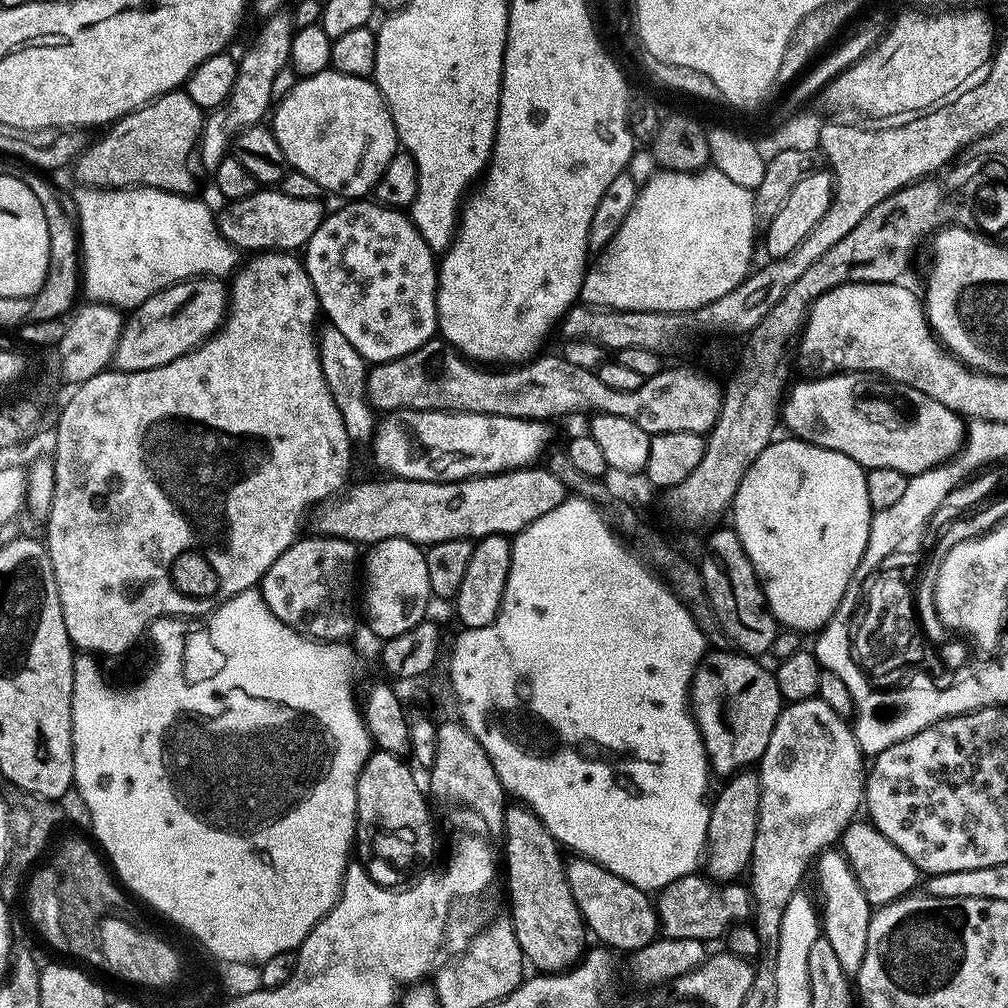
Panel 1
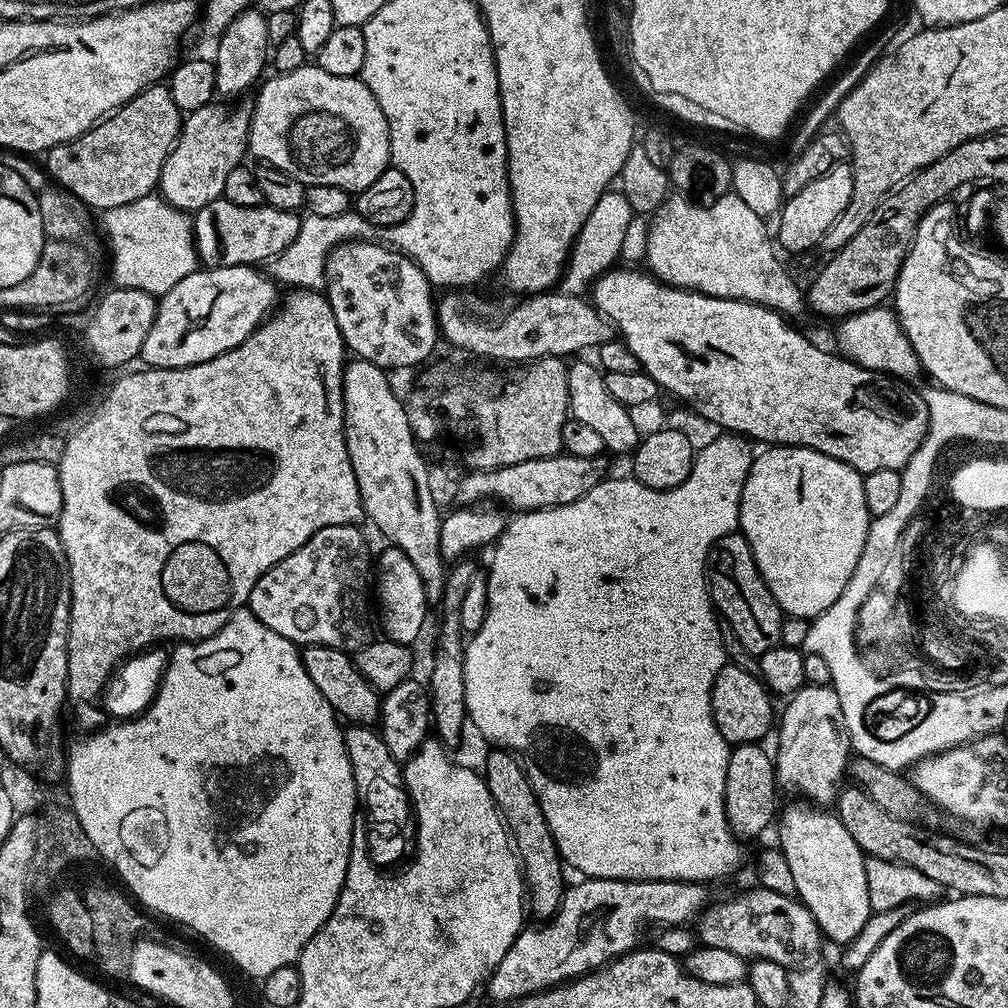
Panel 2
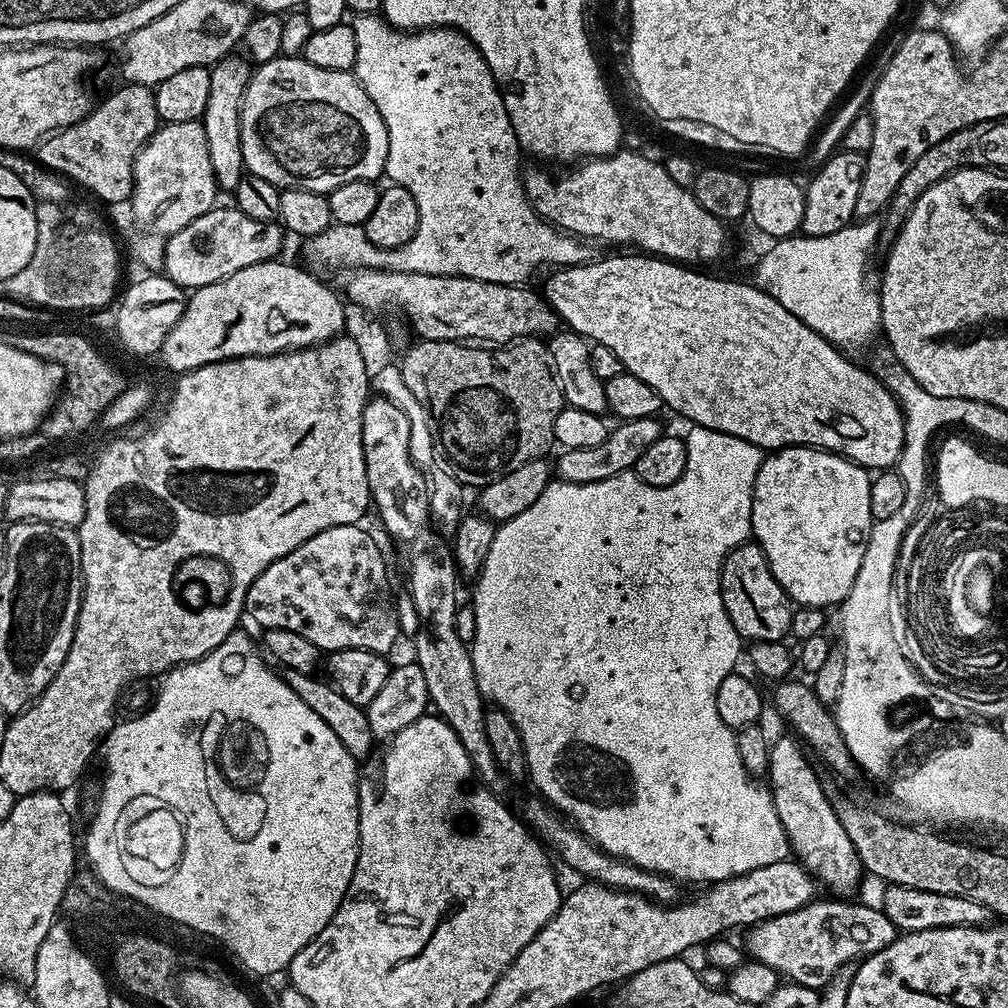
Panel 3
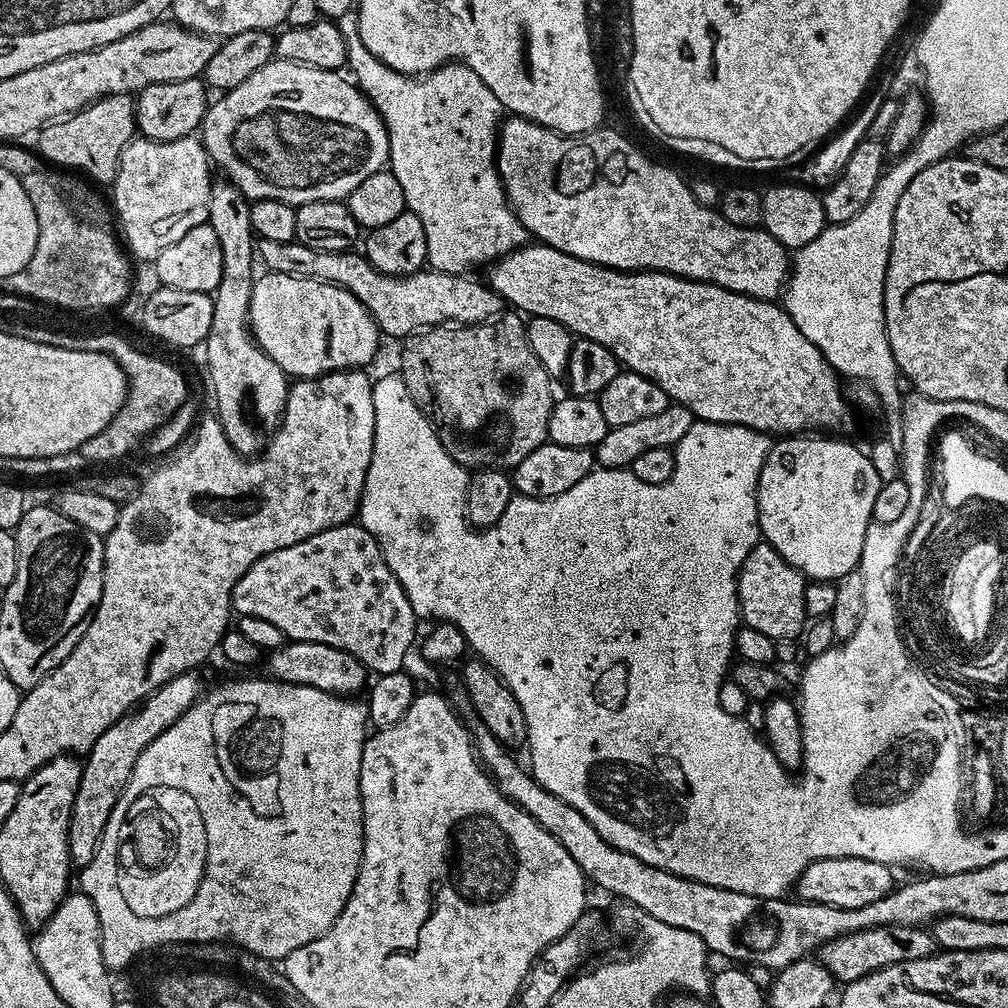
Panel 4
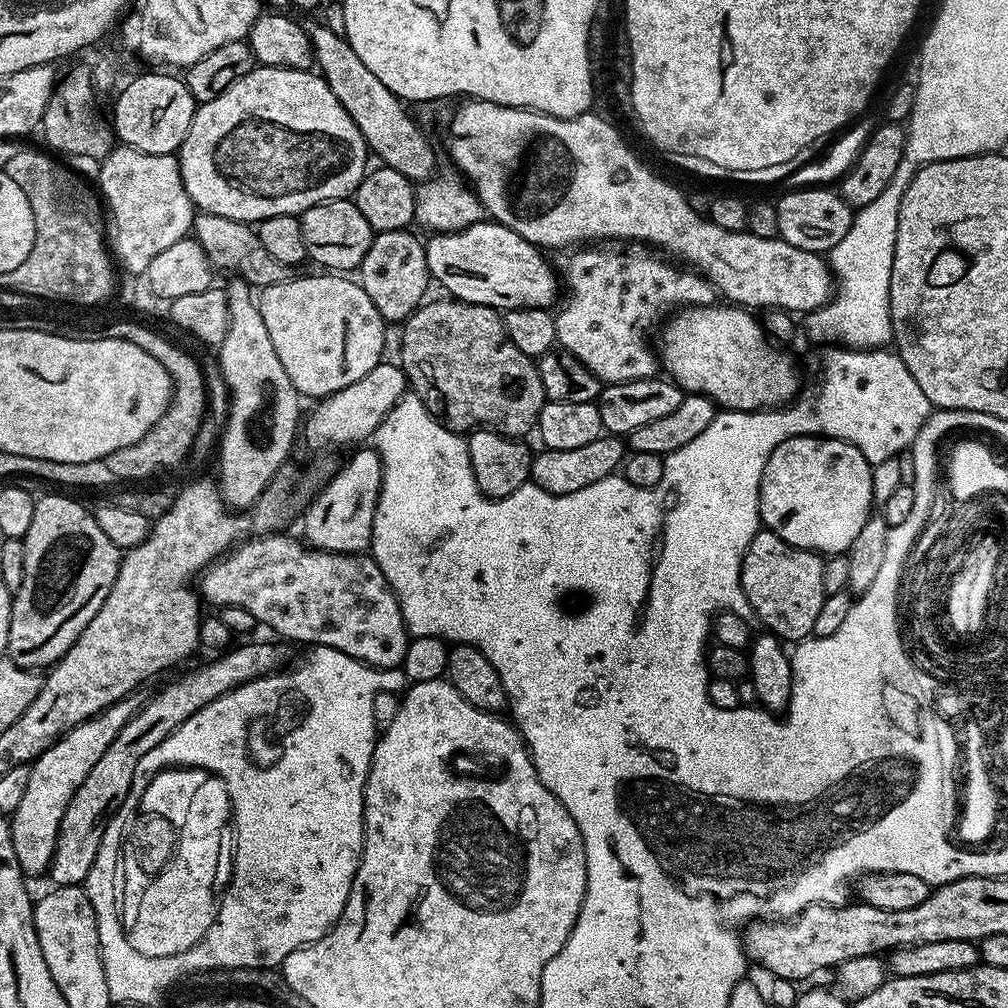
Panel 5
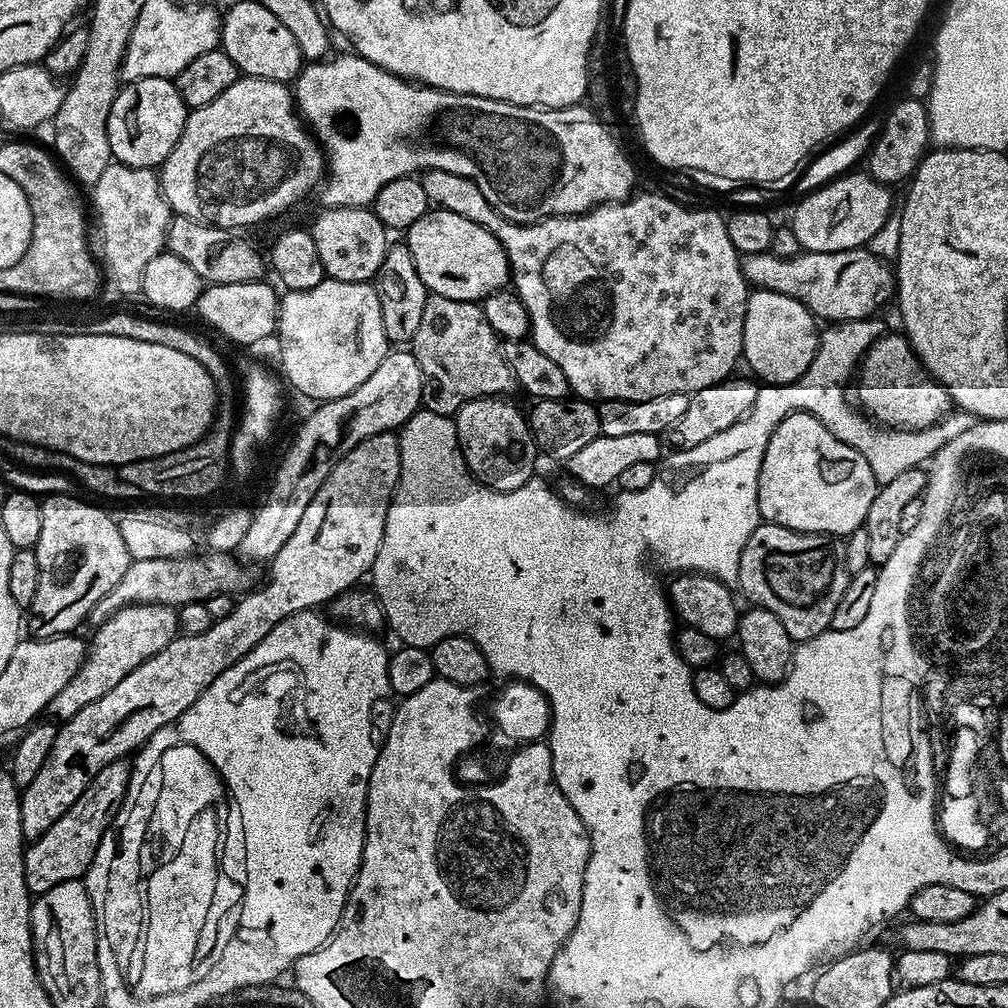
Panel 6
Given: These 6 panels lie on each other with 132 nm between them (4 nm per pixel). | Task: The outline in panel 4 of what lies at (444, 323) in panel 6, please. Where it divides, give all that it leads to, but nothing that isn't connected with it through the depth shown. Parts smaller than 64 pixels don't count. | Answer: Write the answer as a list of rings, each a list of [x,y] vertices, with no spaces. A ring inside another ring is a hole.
[[[505,310],[496,319],[488,321],[487,324],[432,326],[427,330],[413,332],[411,336],[403,341],[403,344],[404,349],[400,352],[398,371],[401,378],[406,382],[406,390],[410,390],[415,404],[419,404],[426,409],[436,433],[440,436],[442,446],[448,451],[450,458],[454,458],[454,462],[458,462],[463,468],[469,470],[478,468],[511,470],[518,466],[518,462],[522,462],[522,458],[526,458],[526,454],[530,454],[530,450],[538,450],[538,446],[546,443],[548,440],[548,423],[550,422],[550,414],[554,403],[552,380],[548,377],[551,376],[549,369],[545,368],[543,362],[538,358],[538,354],[534,354],[534,350],[530,350],[526,320],[521,313],[515,310]]]

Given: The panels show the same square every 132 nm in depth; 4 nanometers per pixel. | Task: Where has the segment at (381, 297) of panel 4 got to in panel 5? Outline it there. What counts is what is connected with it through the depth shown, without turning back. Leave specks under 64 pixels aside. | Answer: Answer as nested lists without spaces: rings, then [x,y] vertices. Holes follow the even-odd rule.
[[[200,212],[193,219],[191,235],[208,255],[213,269],[220,271],[221,268],[224,272],[232,272],[228,274],[235,274],[239,279],[251,284],[253,289],[263,290],[266,286],[274,286],[278,282],[286,282],[290,279],[289,265],[278,262],[278,258],[273,258],[262,247],[262,242],[251,223]]]

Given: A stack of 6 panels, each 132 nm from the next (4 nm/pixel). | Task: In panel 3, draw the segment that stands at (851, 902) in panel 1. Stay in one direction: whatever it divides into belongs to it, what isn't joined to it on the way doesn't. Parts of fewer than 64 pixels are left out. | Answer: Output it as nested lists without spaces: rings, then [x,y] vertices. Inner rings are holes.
[[[789,735],[780,736],[777,740],[775,737],[771,741],[766,784],[778,810],[780,825],[788,835],[791,855],[804,865],[813,880],[823,887],[825,884],[832,891],[829,893],[840,898],[851,897],[850,894],[859,886],[860,874],[862,875],[859,854],[855,852],[853,843],[846,836],[846,831],[832,809],[831,799],[824,793],[821,773],[812,769],[813,761],[805,752],[801,741],[795,735]]]

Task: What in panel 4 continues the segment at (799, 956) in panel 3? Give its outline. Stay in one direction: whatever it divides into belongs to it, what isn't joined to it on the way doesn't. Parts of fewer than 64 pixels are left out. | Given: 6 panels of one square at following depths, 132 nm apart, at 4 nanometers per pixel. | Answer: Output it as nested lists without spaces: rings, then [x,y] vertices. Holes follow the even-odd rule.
[[[886,924],[851,932],[826,942],[823,948],[819,949],[818,959],[841,985],[845,985],[853,984],[858,978],[877,972],[879,968],[931,956],[937,948],[937,942],[927,927],[915,924]]]

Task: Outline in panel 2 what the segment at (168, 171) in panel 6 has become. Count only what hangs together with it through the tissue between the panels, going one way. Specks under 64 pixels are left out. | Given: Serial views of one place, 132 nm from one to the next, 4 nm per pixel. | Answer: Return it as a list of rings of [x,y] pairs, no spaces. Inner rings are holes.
[[[315,66],[276,72],[270,76],[259,85],[255,93],[256,104],[251,105],[248,152],[256,155],[257,161],[298,178],[298,182],[305,186],[338,186],[349,194],[358,194],[370,186],[370,182],[389,167],[388,123],[382,114],[382,106],[378,106],[363,79],[326,74],[326,70]]]

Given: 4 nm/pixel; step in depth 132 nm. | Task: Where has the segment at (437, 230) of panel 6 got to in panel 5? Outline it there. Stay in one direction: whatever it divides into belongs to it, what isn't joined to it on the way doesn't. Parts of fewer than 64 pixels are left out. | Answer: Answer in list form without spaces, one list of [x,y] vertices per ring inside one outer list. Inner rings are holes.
[[[481,222],[456,232],[441,232],[429,237],[426,240],[428,275],[448,291],[445,293],[449,297],[466,304],[511,310],[551,309],[557,303],[556,295],[559,292],[561,295],[562,284],[557,269],[548,265],[544,257],[547,255],[504,224]]]

